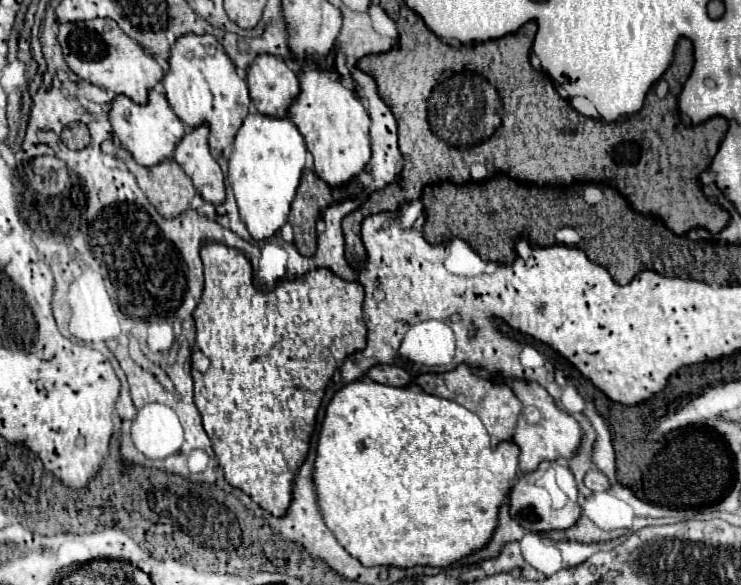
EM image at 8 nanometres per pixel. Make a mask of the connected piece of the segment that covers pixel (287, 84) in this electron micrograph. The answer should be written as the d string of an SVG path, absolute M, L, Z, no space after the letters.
M257 55L255 61L247 69L247 85L249 85L249 95L253 105L257 107L259 113L271 115L271 117L283 117L293 99L299 95L299 79L295 71L291 71L285 63L285 59L275 57L275 55Z

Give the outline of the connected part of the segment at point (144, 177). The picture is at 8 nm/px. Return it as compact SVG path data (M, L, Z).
M105 141L105 143L101 145L101 149L103 149L105 153L111 153L111 155L123 159L123 161L127 163L129 171L135 175L139 187L143 189L143 193L147 195L147 199L151 201L151 205L155 205L155 209L159 211L159 215L171 219L171 217L177 217L179 213L183 213L183 211L189 209L191 197L195 195L195 187L193 187L191 179L185 175L185 171L183 171L173 159L165 159L165 161L157 163L155 167L141 167L141 165L135 163L135 159L131 157L129 151L125 151L123 147L117 147L113 141Z

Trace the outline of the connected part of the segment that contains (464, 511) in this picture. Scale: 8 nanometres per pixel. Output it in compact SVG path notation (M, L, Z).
M361 377L359 381L353 381L341 387L325 409L325 419L321 423L317 455L315 455L315 465L313 465L313 485L317 491L317 505L319 505L319 511L323 513L325 525L331 529L337 541L363 565L367 567L375 567L375 565L447 567L467 557L471 551L481 549L491 539L491 533L497 525L499 505L517 477L517 459L519 459L519 447L513 441L501 441L501 447L493 449L489 443L489 433L485 425L481 423L481 419L469 409L461 407L459 403L429 395L415 387L391 387L391 385L375 383L369 377Z

